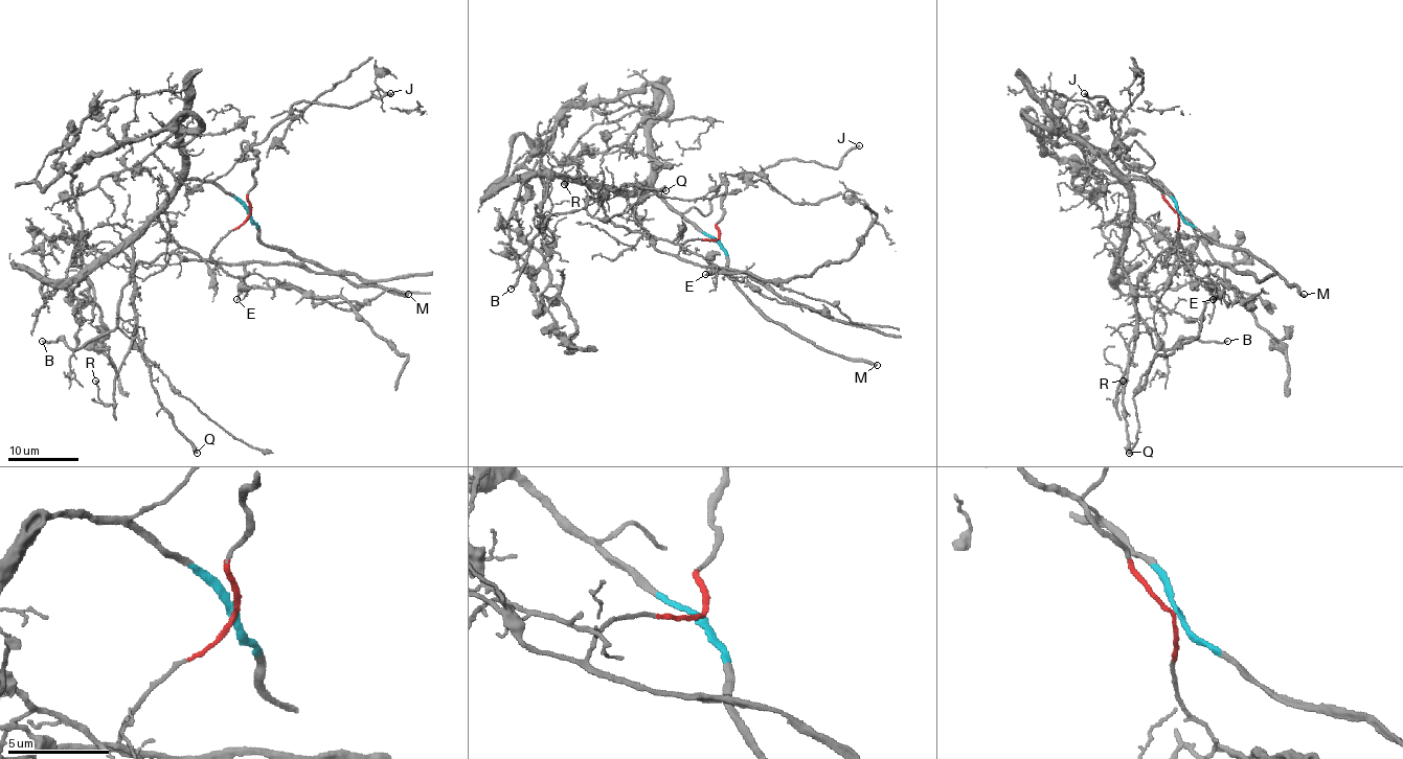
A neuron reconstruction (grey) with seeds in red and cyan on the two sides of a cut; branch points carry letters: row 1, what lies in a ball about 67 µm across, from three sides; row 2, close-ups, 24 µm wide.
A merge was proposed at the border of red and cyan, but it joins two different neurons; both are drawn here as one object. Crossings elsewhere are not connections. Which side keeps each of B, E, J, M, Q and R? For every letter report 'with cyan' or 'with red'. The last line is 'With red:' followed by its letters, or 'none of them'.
B: with red
E: with red
J: with red
M: with cyan
Q: with cyan
R: with cyan
With red: B, E, J

